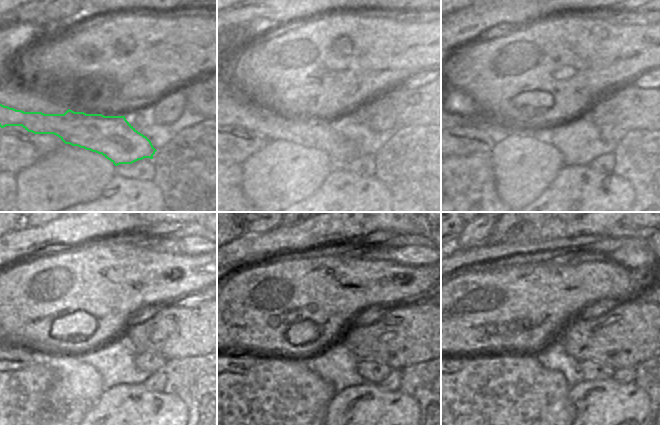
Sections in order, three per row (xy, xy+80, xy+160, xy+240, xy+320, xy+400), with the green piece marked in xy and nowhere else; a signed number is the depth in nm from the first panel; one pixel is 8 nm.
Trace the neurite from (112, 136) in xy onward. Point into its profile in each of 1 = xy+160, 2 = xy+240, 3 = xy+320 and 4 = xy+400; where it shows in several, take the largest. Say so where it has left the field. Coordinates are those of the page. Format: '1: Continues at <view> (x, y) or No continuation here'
1: Continues at xy+160 (461, 121)
2: No continuation here
3: No continuation here
4: No continuation here.

